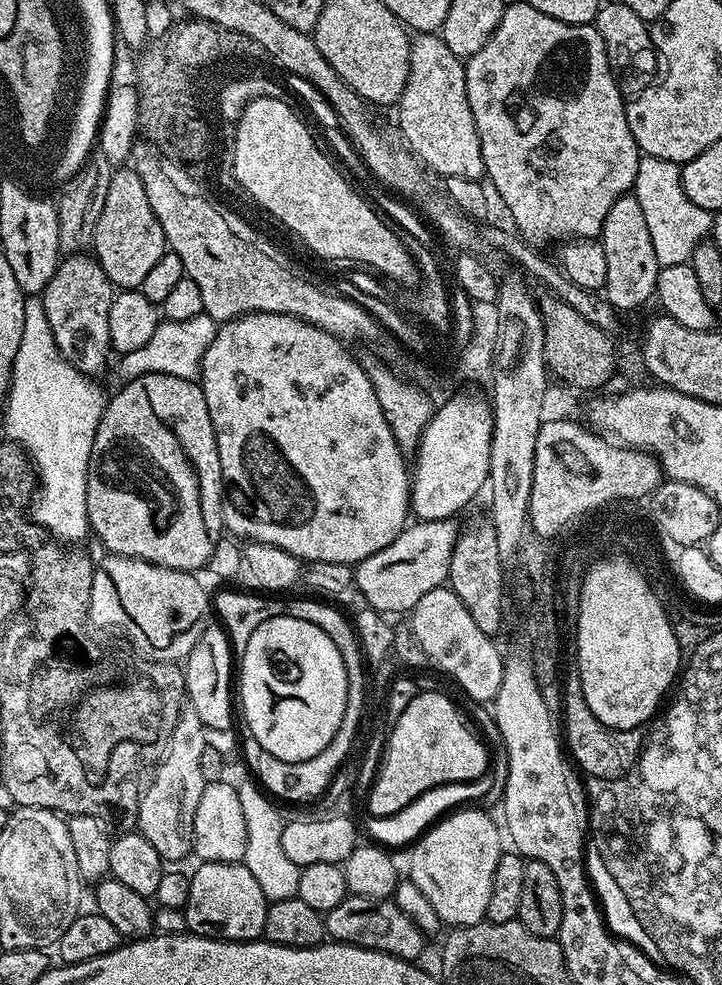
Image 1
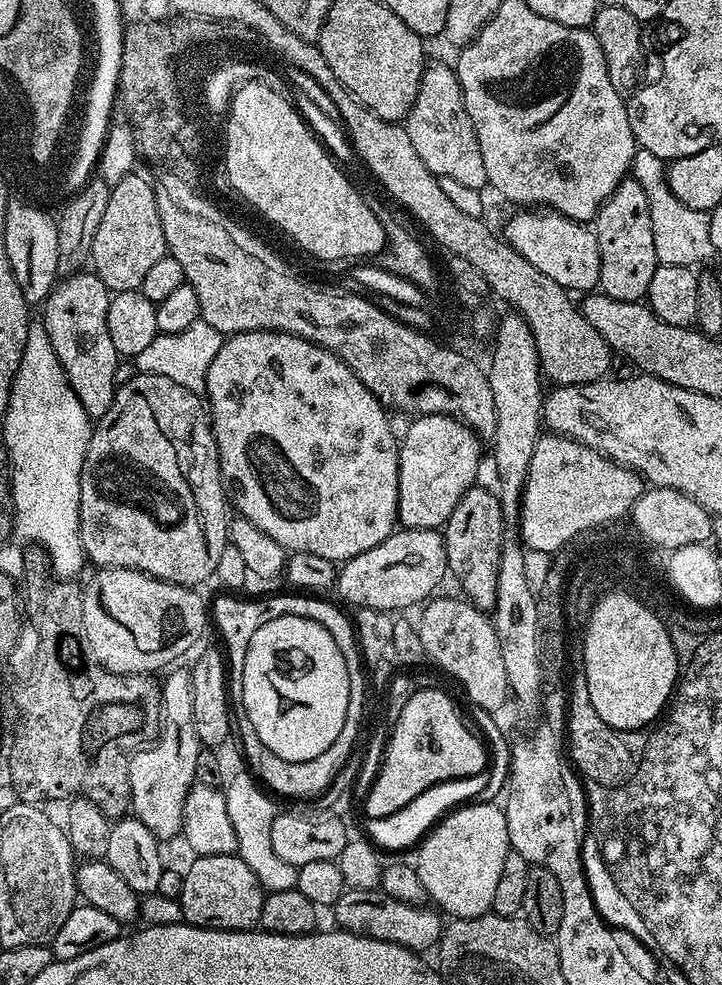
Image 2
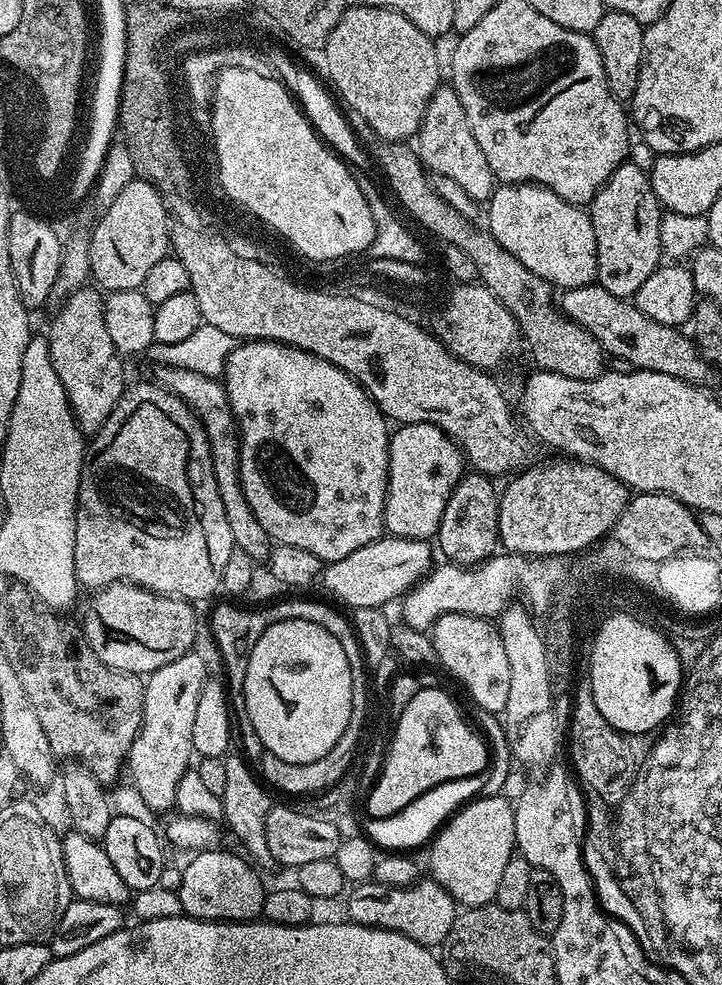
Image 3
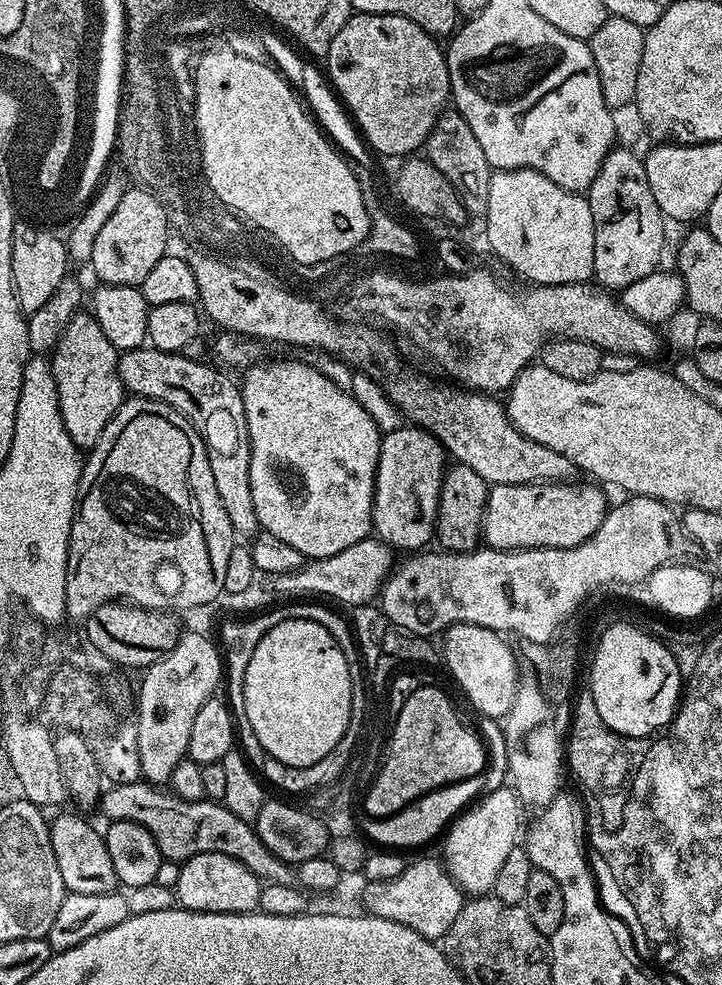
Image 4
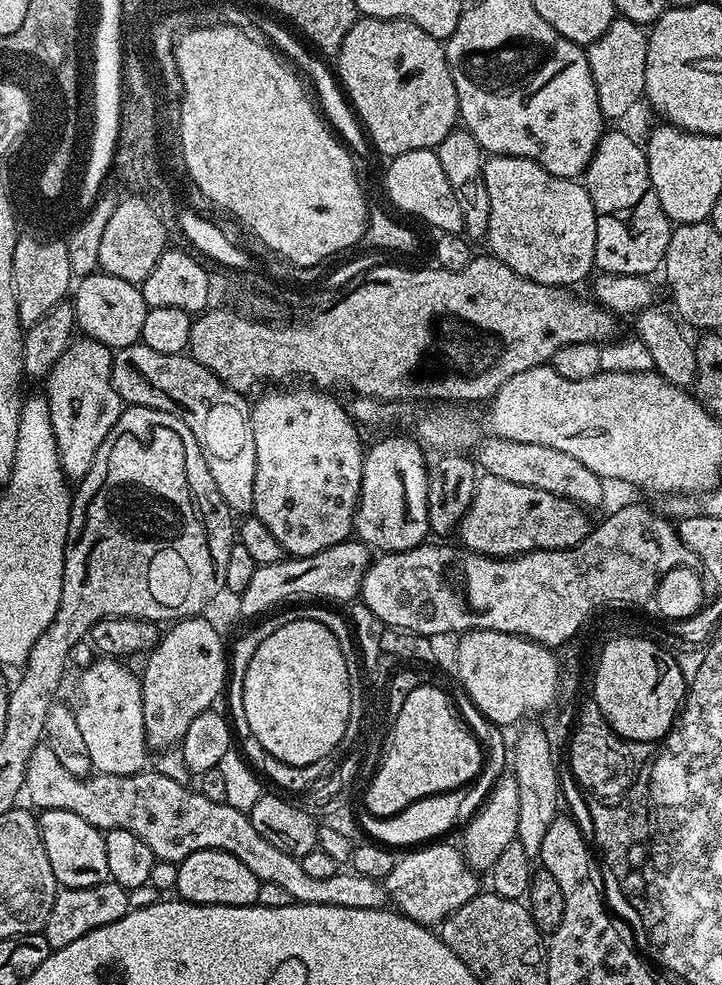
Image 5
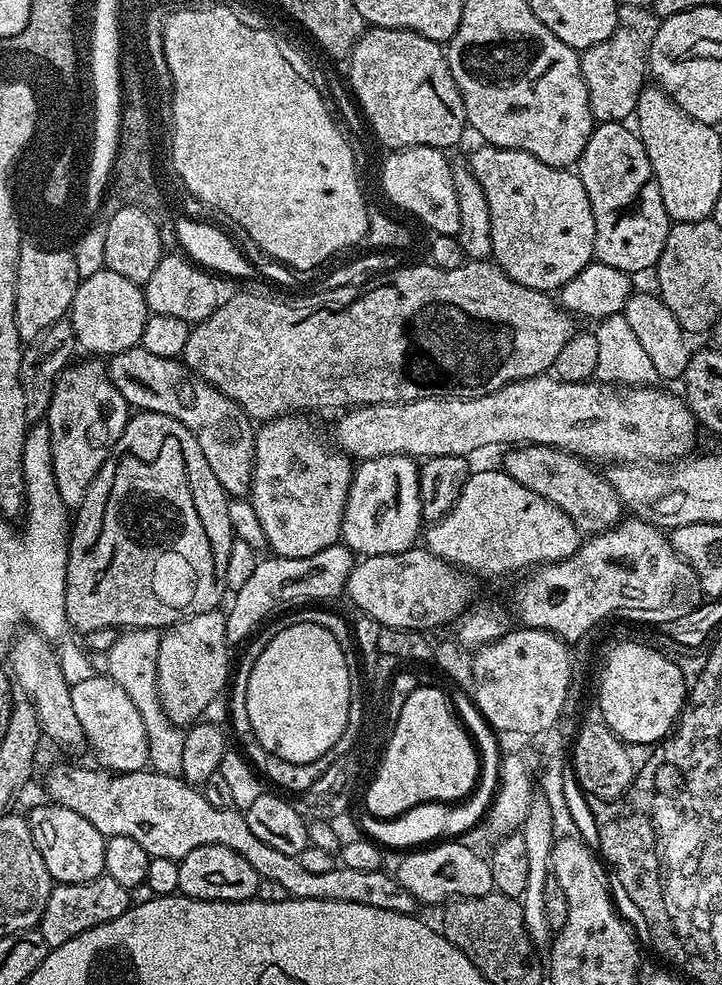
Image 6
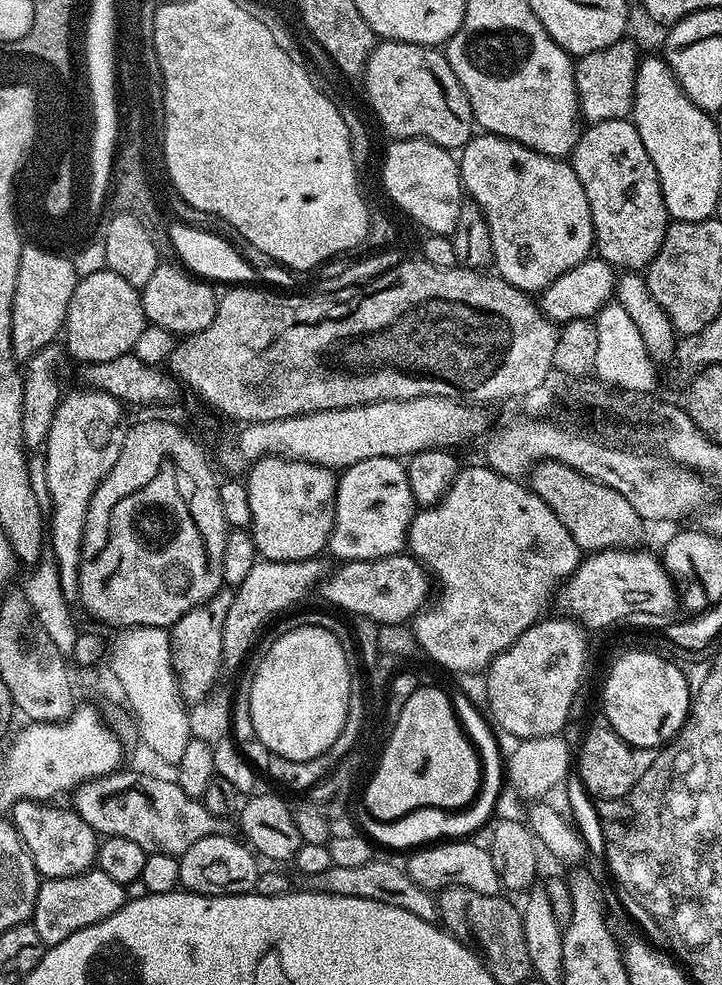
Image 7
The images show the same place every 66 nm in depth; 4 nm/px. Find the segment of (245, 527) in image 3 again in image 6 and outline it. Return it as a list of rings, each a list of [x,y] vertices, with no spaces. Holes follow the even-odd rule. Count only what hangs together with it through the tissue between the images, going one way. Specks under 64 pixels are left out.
[[[139,346],[114,354],[107,361],[106,367],[110,382],[133,409],[157,412],[174,418],[194,434],[198,446],[202,446],[202,454],[206,454],[215,477],[221,482],[222,489],[228,492],[229,497],[244,498],[251,493],[256,461],[256,432],[253,421],[244,413],[244,409],[238,407],[230,398],[226,398],[222,390],[203,380],[197,372],[191,372],[179,359],[158,358],[158,354],[150,354],[150,350]]]

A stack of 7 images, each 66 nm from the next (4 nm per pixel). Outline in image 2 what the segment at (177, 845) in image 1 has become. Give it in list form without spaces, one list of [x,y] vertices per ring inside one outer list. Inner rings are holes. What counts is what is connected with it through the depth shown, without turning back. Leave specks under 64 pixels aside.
[[[169,671],[160,684],[162,723],[158,739],[151,746],[136,753],[130,762],[131,811],[135,819],[155,834],[157,840],[167,842],[181,835],[184,826],[184,807],[192,785],[197,783],[196,767],[202,745],[194,726],[194,690],[187,671]]]

